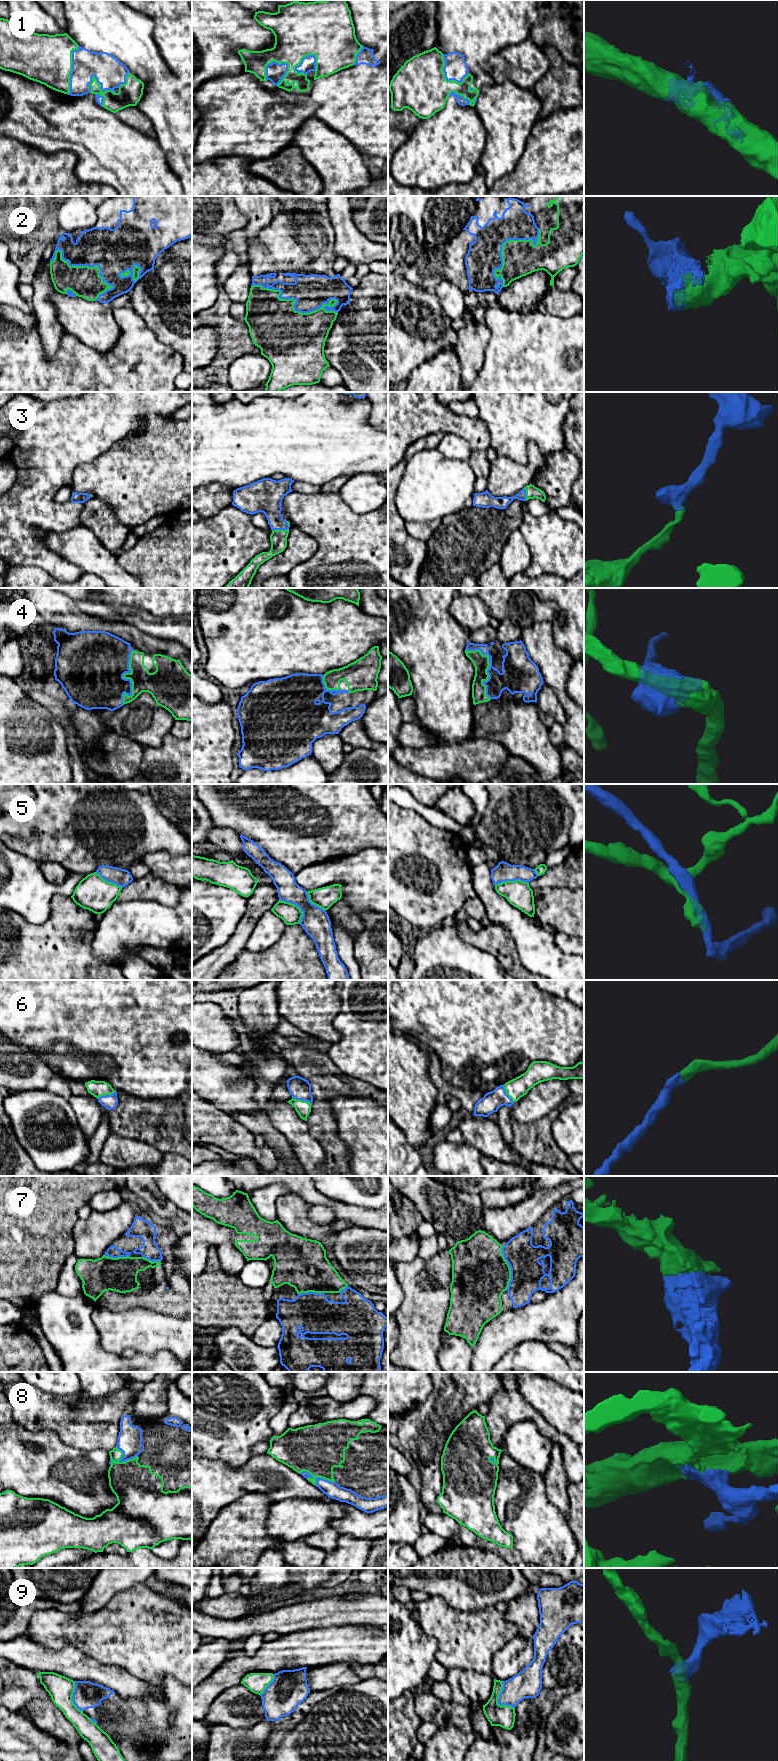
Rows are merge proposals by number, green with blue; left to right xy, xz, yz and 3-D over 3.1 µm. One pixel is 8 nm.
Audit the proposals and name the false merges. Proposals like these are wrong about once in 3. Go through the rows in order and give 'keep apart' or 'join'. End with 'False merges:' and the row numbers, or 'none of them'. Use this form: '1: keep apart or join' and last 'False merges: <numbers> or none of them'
1: join
2: join
3: join
4: join
5: keep apart
6: join
7: join
8: join
9: keep apart
False merges: 5, 9

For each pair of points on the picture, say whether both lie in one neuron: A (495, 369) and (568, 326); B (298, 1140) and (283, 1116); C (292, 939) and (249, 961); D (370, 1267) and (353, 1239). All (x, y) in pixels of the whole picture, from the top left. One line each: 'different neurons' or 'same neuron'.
A: same neuron
B: same neuron
C: same neuron
D: same neuron

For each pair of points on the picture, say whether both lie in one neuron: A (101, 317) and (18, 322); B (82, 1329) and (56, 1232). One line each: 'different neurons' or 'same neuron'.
A: different neurons
B: different neurons

